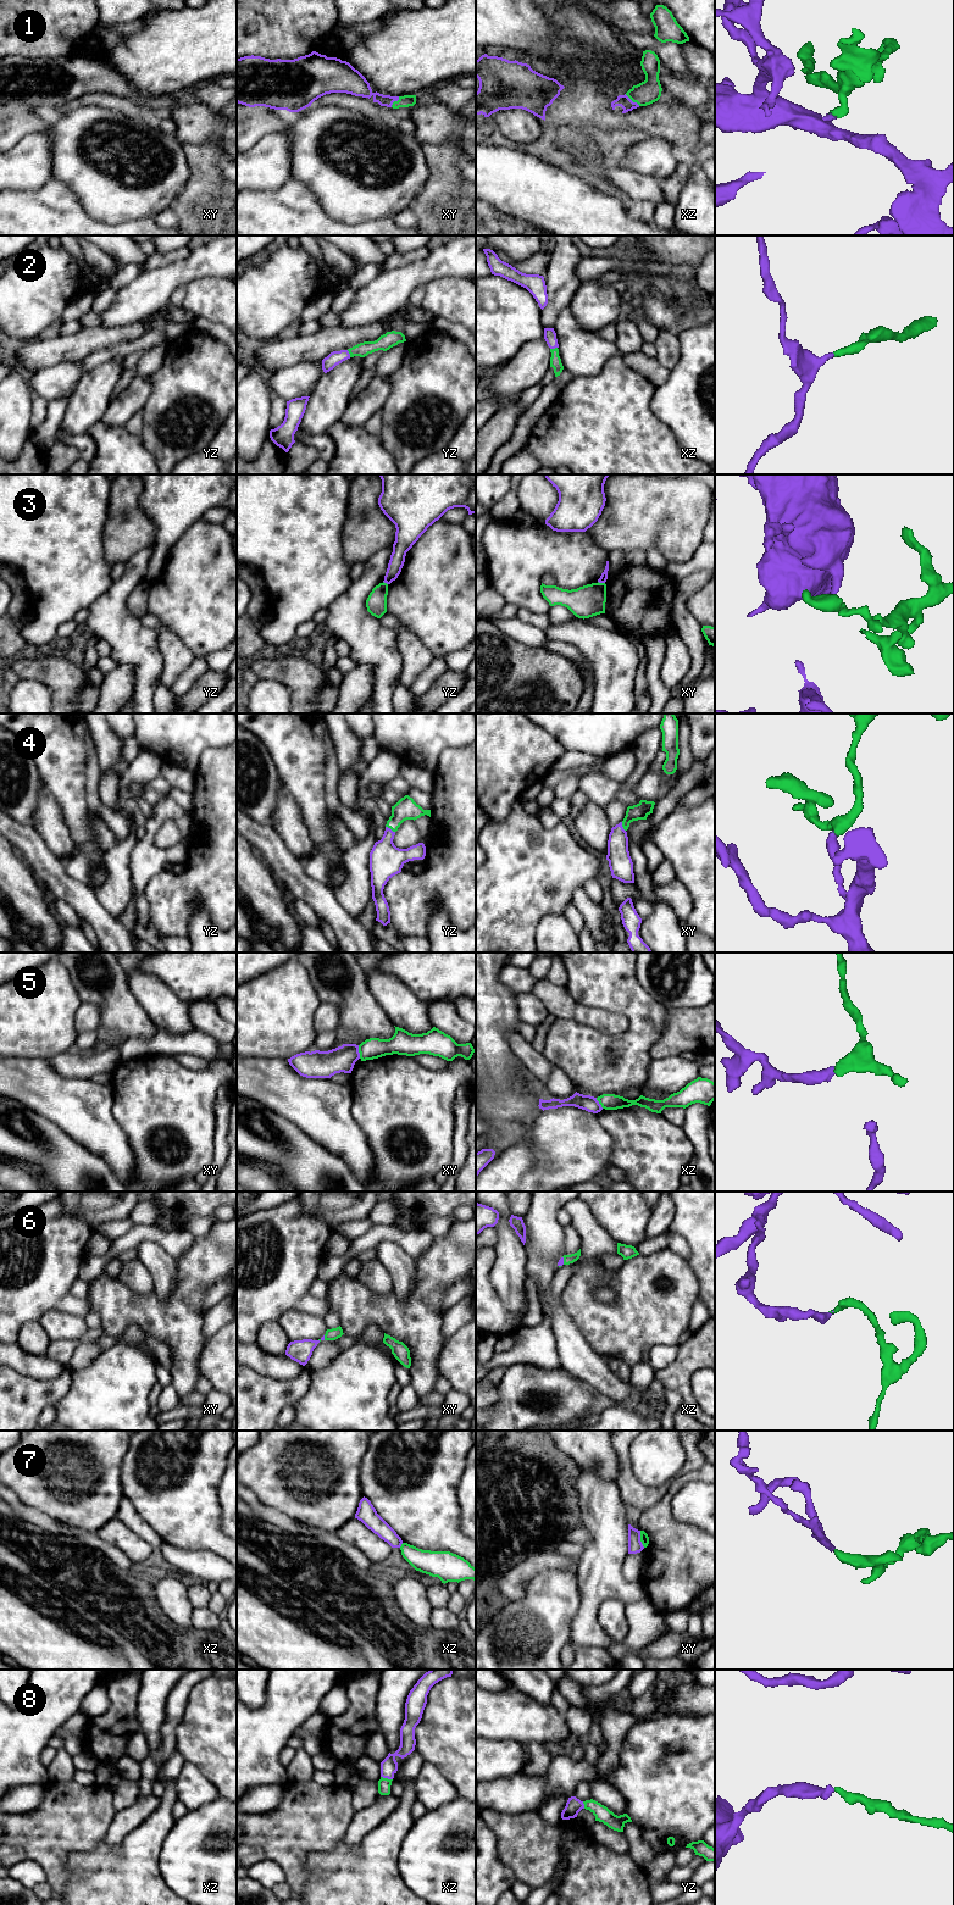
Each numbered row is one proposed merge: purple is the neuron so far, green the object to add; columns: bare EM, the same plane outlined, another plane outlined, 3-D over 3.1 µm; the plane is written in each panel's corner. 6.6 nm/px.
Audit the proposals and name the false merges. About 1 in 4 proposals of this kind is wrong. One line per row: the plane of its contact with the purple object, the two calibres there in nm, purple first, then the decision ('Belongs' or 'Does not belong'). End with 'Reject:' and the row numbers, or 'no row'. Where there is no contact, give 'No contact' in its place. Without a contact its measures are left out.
1: Touches purple in xz. Thickness 80 nm (purple) against 160 nm. Belongs
2: Touches purple in yz. Thickness 90 nm (purple) against 100 nm. Belongs
3: Touches purple in xy. Thickness 50 nm (purple) against 220 nm. Does not belong
4: Touches purple in yz. Thickness 220 nm (purple) against 140 nm. Belongs
5: Touches purple in xy. Thickness 180 nm (purple) against 140 nm. Does not belong
6: Touches purple in xz. Thickness 40 nm (purple) against 60 nm. Belongs
7: Touches purple in xy. Thickness 100 nm (purple) against 60 nm. Does not belong
8: Touches purple in xz. Thickness 110 nm (purple) against 80 nm. Belongs
Reject: 3, 5, 7

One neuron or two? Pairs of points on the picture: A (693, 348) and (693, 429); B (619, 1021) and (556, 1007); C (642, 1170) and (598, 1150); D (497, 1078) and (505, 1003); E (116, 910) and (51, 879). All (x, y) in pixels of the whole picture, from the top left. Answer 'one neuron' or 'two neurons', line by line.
A: one neuron
B: one neuron
C: two neurons
D: one neuron
E: two neurons

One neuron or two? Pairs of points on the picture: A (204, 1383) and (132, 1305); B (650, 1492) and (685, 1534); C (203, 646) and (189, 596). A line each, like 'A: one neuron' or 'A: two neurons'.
A: two neurons
B: two neurons
C: one neuron

